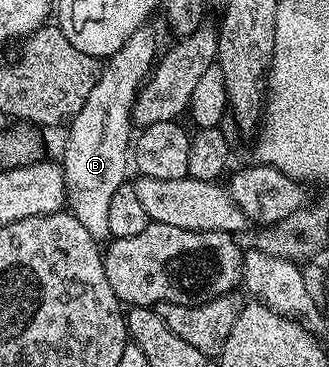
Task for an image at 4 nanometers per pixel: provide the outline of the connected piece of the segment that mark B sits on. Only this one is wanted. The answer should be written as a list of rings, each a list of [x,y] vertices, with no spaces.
[[[143,25],[117,48],[117,52],[102,63],[103,71],[93,84],[93,92],[89,92],[89,100],[81,104],[81,112],[71,119],[67,130],[67,143],[63,146],[63,158],[61,165],[65,184],[67,185],[67,201],[69,212],[81,224],[85,224],[89,236],[97,240],[106,239],[109,235],[109,200],[113,200],[113,192],[121,188],[127,181],[127,166],[129,170],[129,147],[133,142],[133,123],[131,120],[131,106],[135,102],[136,96],[139,95],[139,88],[143,85],[145,79],[150,75],[156,61],[157,50],[155,54],[155,34],[150,30],[150,25]]]

